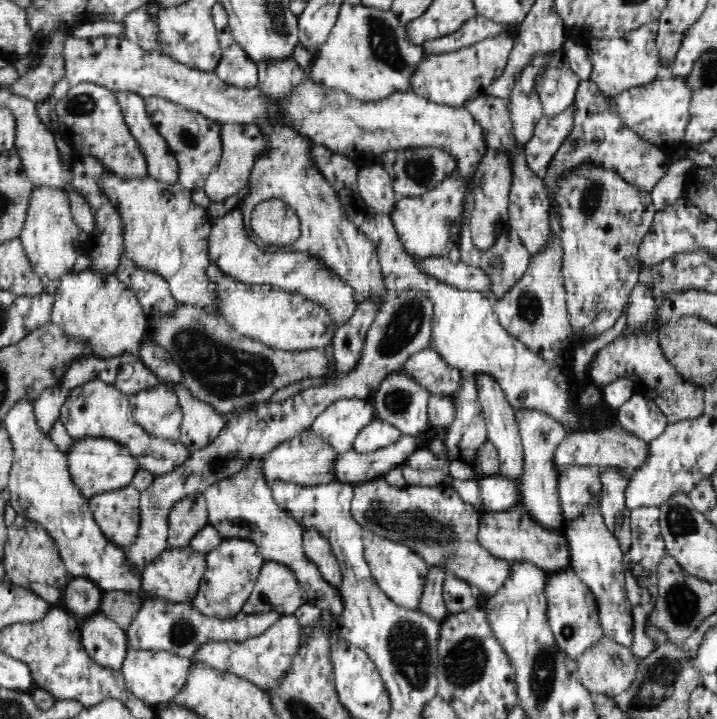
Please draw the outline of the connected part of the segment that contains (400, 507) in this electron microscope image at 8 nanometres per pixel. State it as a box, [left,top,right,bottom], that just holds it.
[351,476,511,599]

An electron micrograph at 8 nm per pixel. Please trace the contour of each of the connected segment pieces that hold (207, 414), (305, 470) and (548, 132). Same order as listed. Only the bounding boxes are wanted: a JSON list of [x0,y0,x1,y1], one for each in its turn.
[[168,382,229,454],[261,429,337,486],[523,103,574,177]]

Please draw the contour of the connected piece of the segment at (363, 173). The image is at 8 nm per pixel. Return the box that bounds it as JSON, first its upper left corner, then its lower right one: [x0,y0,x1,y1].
[357,161,397,215]

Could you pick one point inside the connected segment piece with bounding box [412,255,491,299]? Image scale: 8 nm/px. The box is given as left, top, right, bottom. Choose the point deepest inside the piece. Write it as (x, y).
(471, 278)

